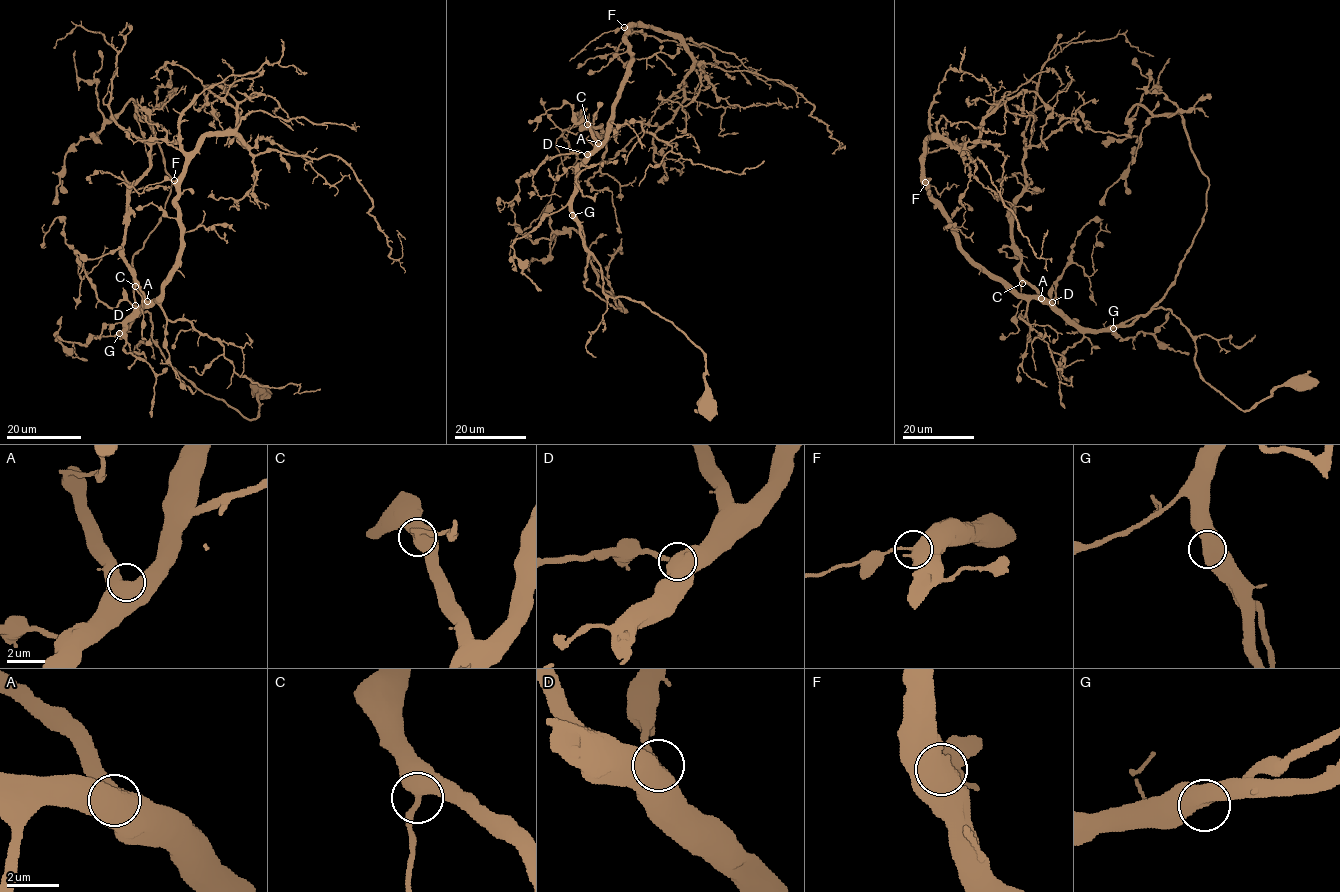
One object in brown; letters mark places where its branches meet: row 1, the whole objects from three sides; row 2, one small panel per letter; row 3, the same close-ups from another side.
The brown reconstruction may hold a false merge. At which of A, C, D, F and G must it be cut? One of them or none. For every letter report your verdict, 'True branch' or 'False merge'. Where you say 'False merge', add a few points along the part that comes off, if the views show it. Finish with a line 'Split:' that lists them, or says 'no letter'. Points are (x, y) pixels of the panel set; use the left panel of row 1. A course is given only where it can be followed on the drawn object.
A: True branch
C: True branch
D: True branch
F: True branch
G: True branch
Split: no letter

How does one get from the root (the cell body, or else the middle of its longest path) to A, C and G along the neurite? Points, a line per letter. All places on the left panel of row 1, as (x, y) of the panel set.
A: (261, 389), (259, 414), (246, 419), (166, 361), (152, 338), (148, 312), (119, 334), (147, 301)
C: (261, 389), (259, 414), (246, 419), (166, 361), (152, 338), (148, 312), (119, 334), (143, 301), (135, 286)
G: (261, 389), (259, 414), (246, 419), (221, 399), (201, 392), (166, 361), (152, 338), (148, 312), (119, 333)

